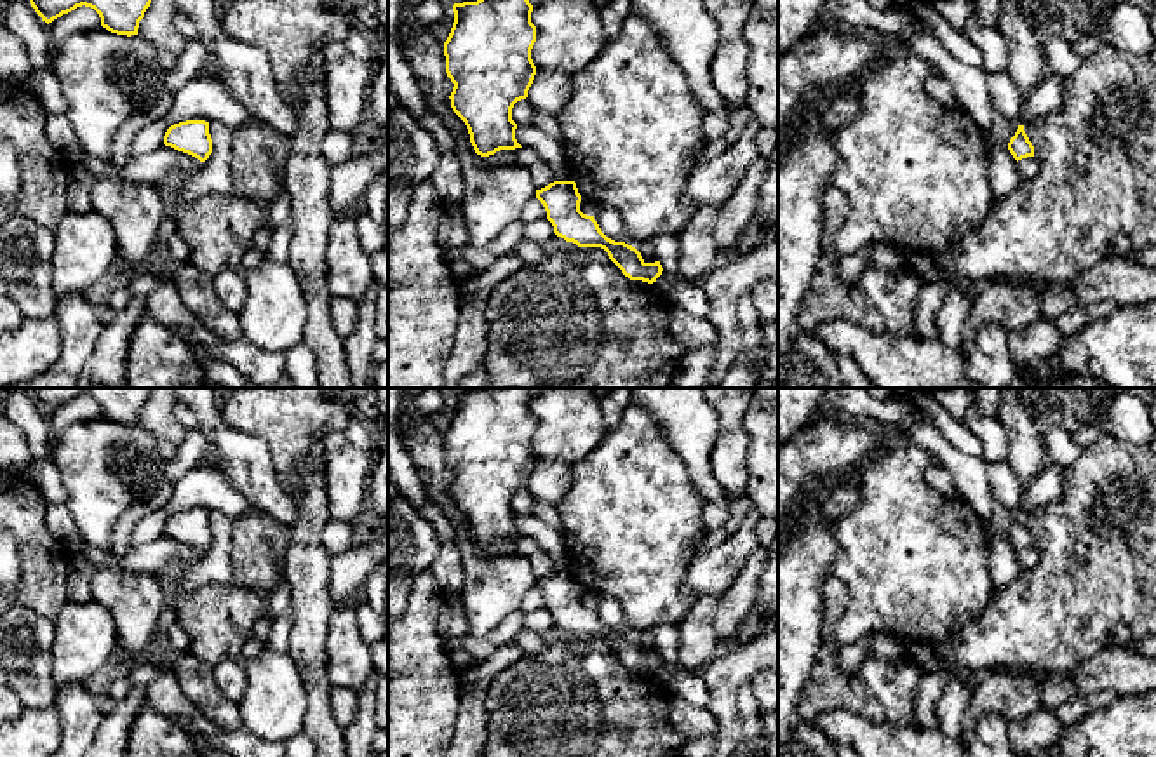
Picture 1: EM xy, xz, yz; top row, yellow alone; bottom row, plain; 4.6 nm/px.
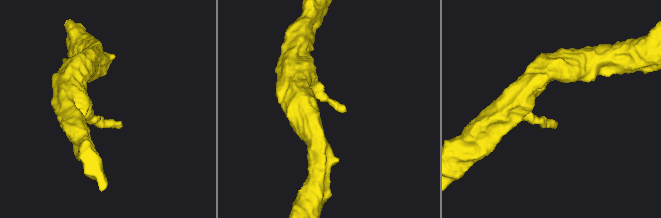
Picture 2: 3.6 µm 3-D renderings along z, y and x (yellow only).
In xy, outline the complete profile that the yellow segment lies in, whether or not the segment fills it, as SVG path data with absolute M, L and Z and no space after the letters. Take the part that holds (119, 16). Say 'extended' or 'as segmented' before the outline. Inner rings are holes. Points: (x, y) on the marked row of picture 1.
as segmented | M30 0L30 3L47 24L85 5L99 14L103 28L131 37L138 35L139 21L151 0Z

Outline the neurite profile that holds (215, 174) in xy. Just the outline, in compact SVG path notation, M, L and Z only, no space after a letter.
M209 122L212 153L198 169L181 179L183 198L193 204L205 195L233 195L232 144L233 131L221 122Z

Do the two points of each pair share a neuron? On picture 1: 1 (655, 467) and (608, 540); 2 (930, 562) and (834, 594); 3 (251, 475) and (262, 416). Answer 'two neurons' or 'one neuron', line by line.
1: one neuron
2: two neurons
3: two neurons

